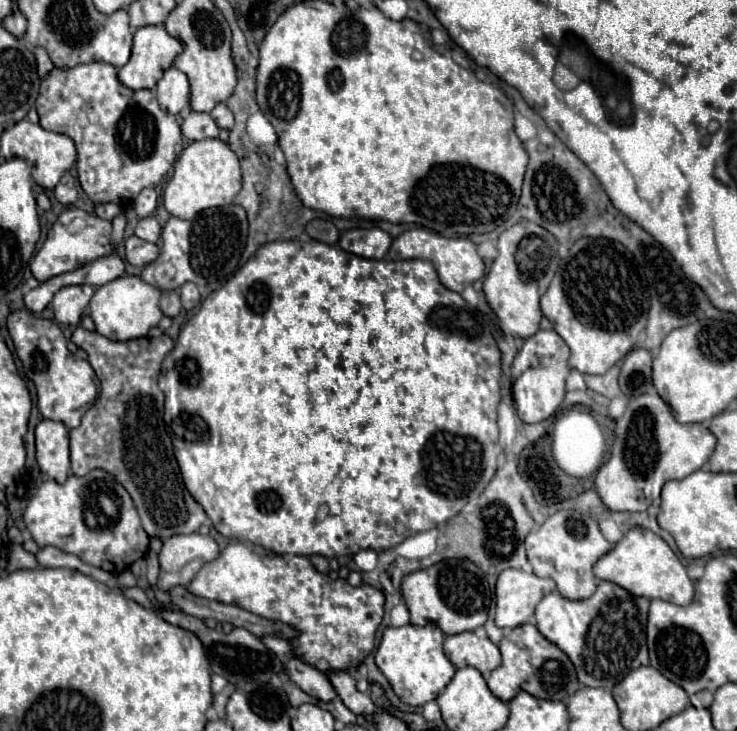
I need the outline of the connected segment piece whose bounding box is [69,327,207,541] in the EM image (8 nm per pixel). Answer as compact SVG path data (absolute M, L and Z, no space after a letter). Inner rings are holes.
M77 327L73 331L73 343L87 351L89 363L93 365L99 381L101 381L101 393L99 399L89 407L89 411L83 415L81 425L77 429L69 431L71 439L71 471L79 477L87 475L93 469L103 469L125 487L125 491L131 495L137 513L141 517L141 525L147 531L149 537L159 537L161 541L169 539L177 533L193 533L199 531L199 527L205 523L207 515L203 507L191 497L191 493L185 489L185 483L181 479L179 465L173 455L171 439L165 431L163 421L163 393L157 387L157 377L161 371L161 363L165 355L173 349L173 341L169 335L161 335L157 339L131 339L131 341L111 341L97 331L85 331L83 327Z

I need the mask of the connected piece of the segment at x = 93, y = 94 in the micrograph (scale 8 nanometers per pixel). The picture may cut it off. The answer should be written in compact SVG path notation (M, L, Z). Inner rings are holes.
M91 61L69 69L55 67L41 79L41 89L35 107L39 113L39 125L43 129L63 133L75 141L79 183L95 205L131 203L141 189L155 187L163 179L163 175L171 169L173 161L183 149L183 135L179 127L181 117L161 111L153 90L133 91L121 85L117 79L117 69L105 61Z

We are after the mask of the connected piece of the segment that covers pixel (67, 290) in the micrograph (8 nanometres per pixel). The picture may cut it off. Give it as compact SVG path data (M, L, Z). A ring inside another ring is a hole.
M75 285L63 287L53 297L55 319L63 325L79 325L83 309L89 305L95 289L91 285Z

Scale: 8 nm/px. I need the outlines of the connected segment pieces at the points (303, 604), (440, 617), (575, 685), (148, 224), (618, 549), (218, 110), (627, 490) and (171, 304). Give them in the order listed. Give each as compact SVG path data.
M229 543L217 559L211 563L205 563L201 571L195 575L191 585L187 587L189 593L203 597L203 599L213 599L219 603L233 603L249 613L255 613L263 619L271 619L277 623L291 625L297 629L297 637L289 639L289 645L293 649L293 657L301 659L303 663L313 665L315 669L323 673L337 673L337 671L347 671L353 673L365 657L373 651L375 643L375 631L383 619L383 603L385 595L383 591L371 587L371 585L361 585L361 587L351 587L345 579L329 579L327 575L319 573L307 557L299 555L273 555L265 551L263 547L249 545L249 543Z
M469 559L441 561L427 569L413 571L403 579L401 593L413 625L435 623L445 635L475 631L481 627L487 621L487 609L491 603L491 591L485 575Z
M531 623L519 625L511 629L499 643L499 651L503 657L503 663L491 671L491 677L487 681L491 693L499 697L501 701L511 701L517 691L525 689L533 697L539 699L551 699L551 701L567 701L579 687L579 679L575 675L575 667L569 661L569 657L551 641L547 641L539 629Z
M151 215L151 217L145 217L137 223L135 227L135 235L143 241L149 241L149 243L157 243L159 237L161 237L161 225L157 223L157 219Z
M645 527L629 529L623 539L595 563L593 573L597 579L617 583L637 597L659 597L675 605L687 605L693 599L693 583L689 581L683 563L659 535Z
M219 103L213 111L211 111L211 117L215 119L215 123L221 127L221 129L231 129L233 127L233 113L229 111L229 107L225 103Z
M657 393L639 395L627 407L625 415L617 419L615 443L611 449L611 457L597 471L597 477L595 477L597 493L599 493L601 501L605 503L605 507L611 511L645 511L655 499L653 493L661 493L665 481L683 479L689 473L701 469L713 455L715 443L717 443L715 435L703 423L691 423L691 425L677 423L669 405Z
M165 291L161 295L161 311L167 317L177 317L181 311L181 299L177 291Z

